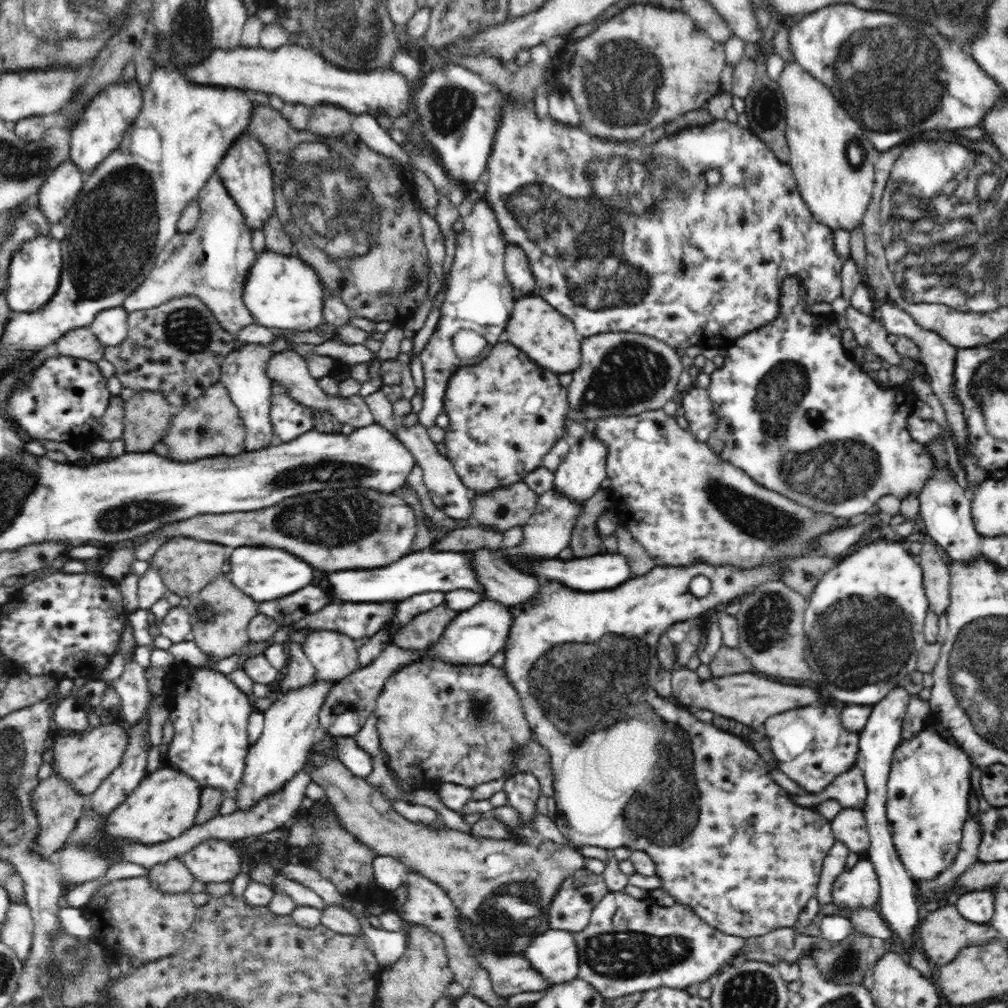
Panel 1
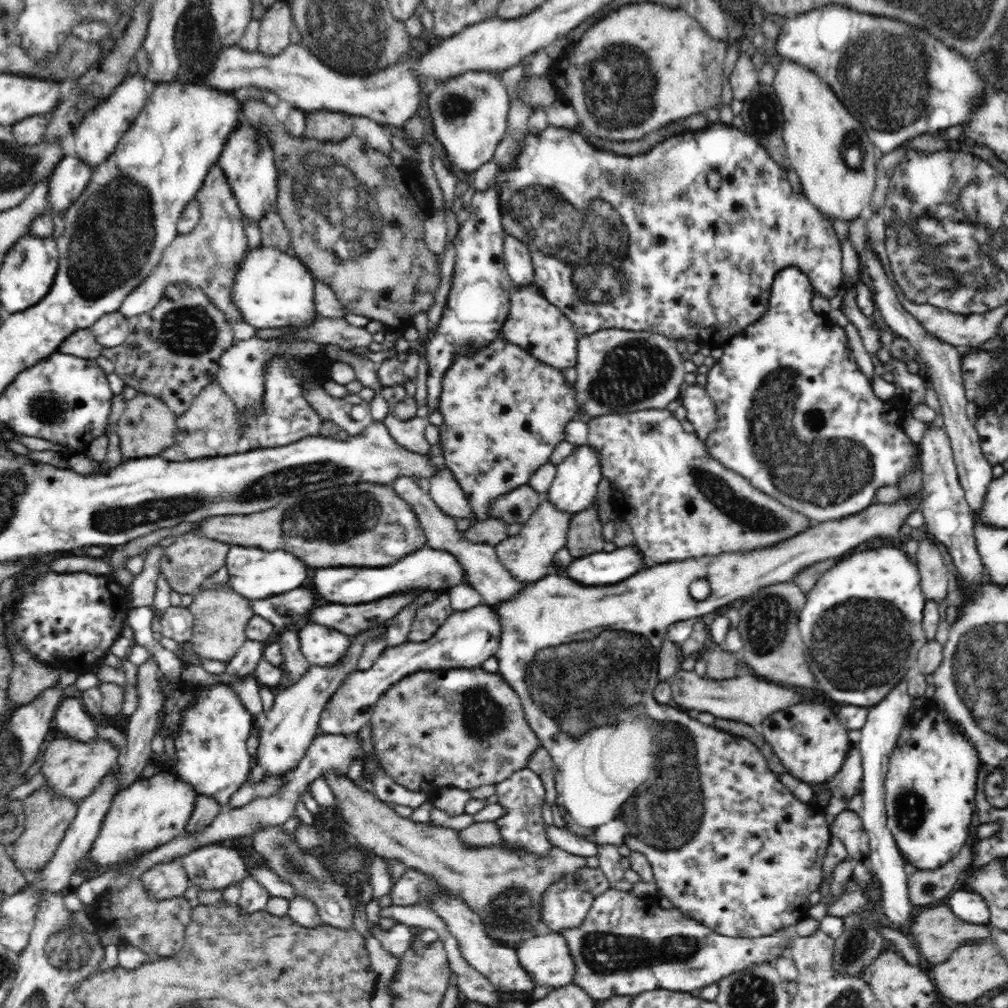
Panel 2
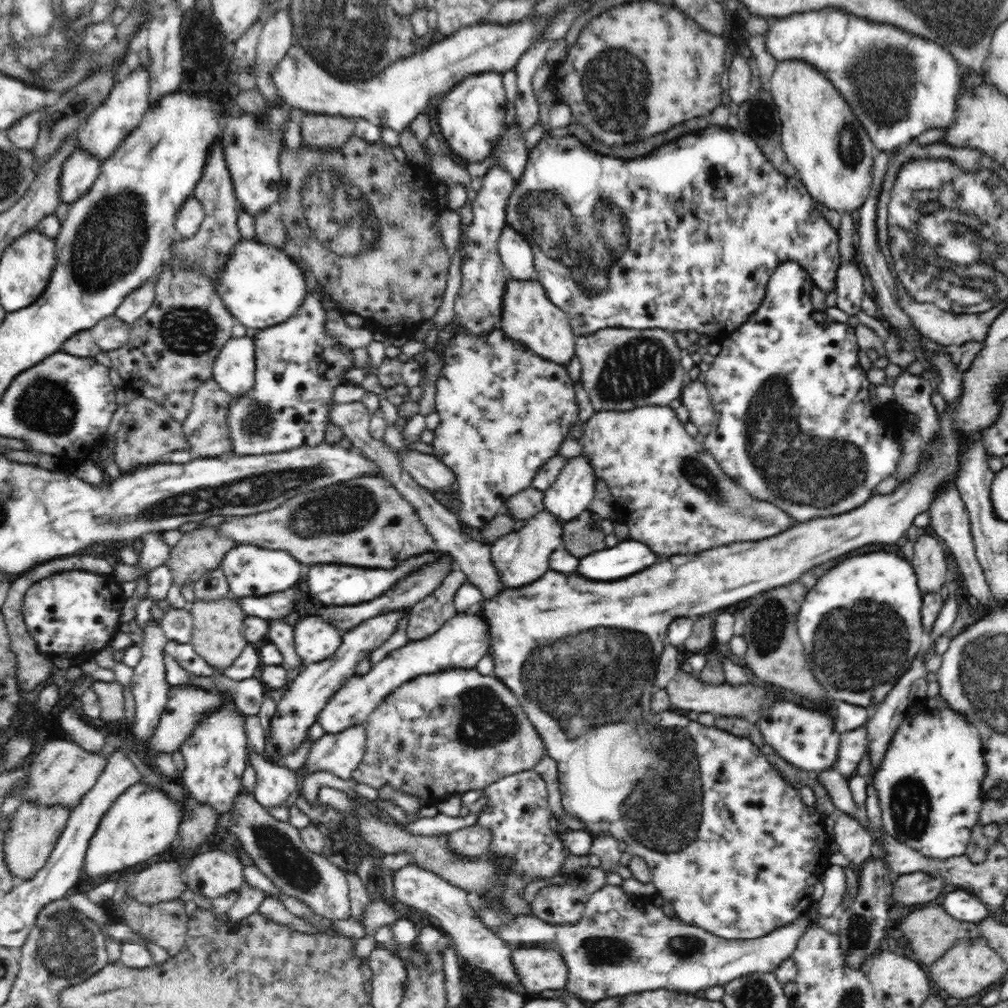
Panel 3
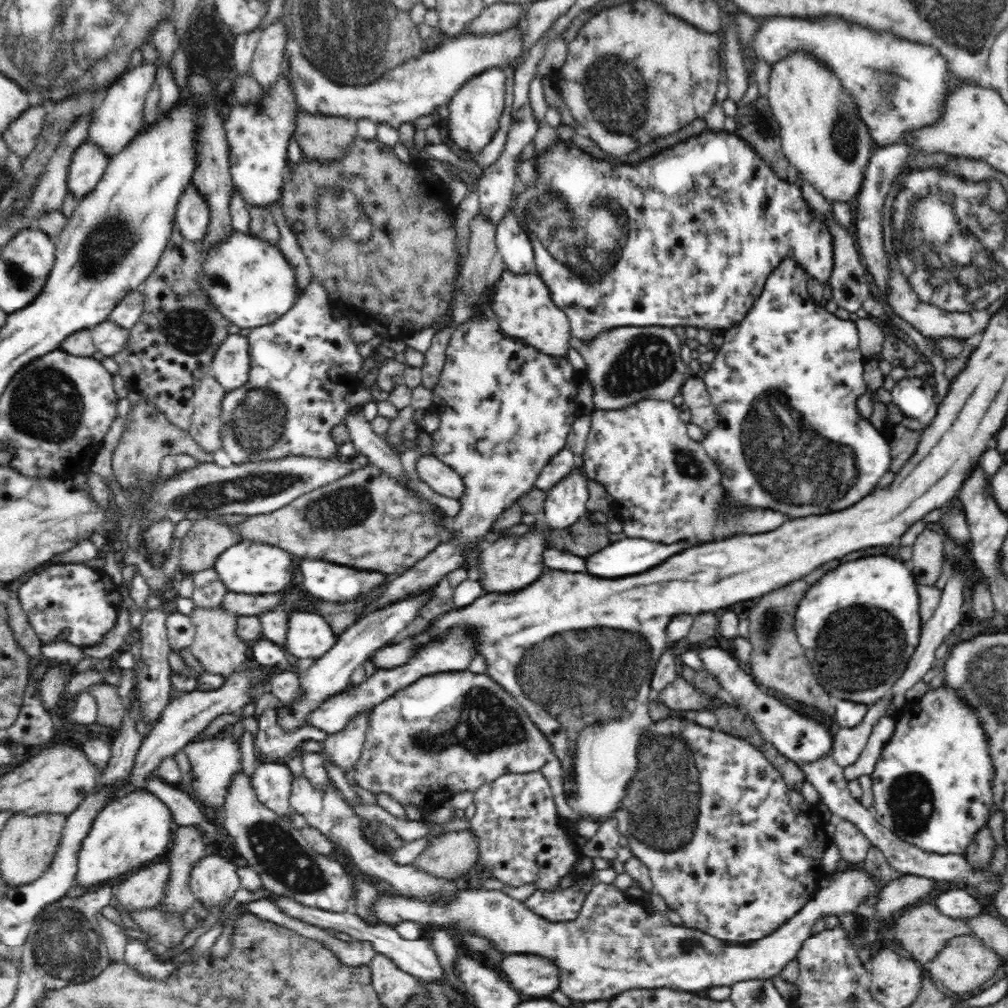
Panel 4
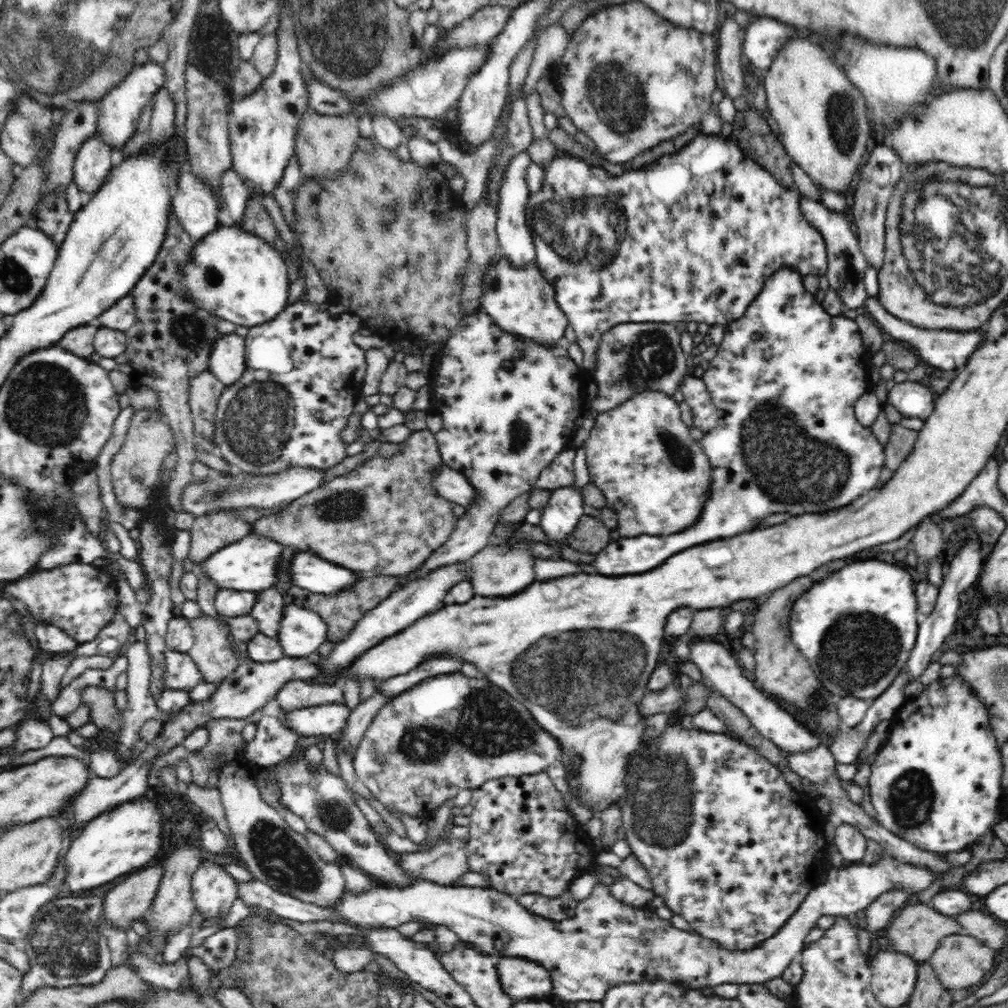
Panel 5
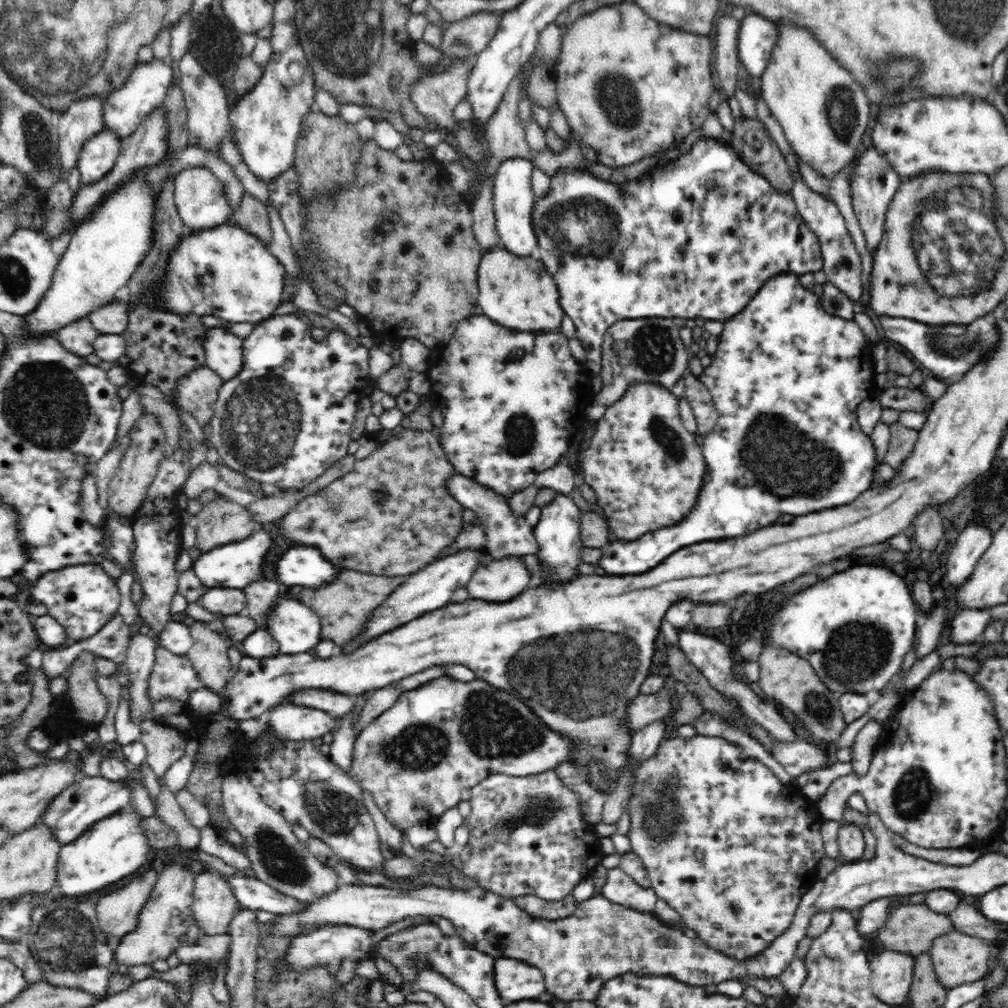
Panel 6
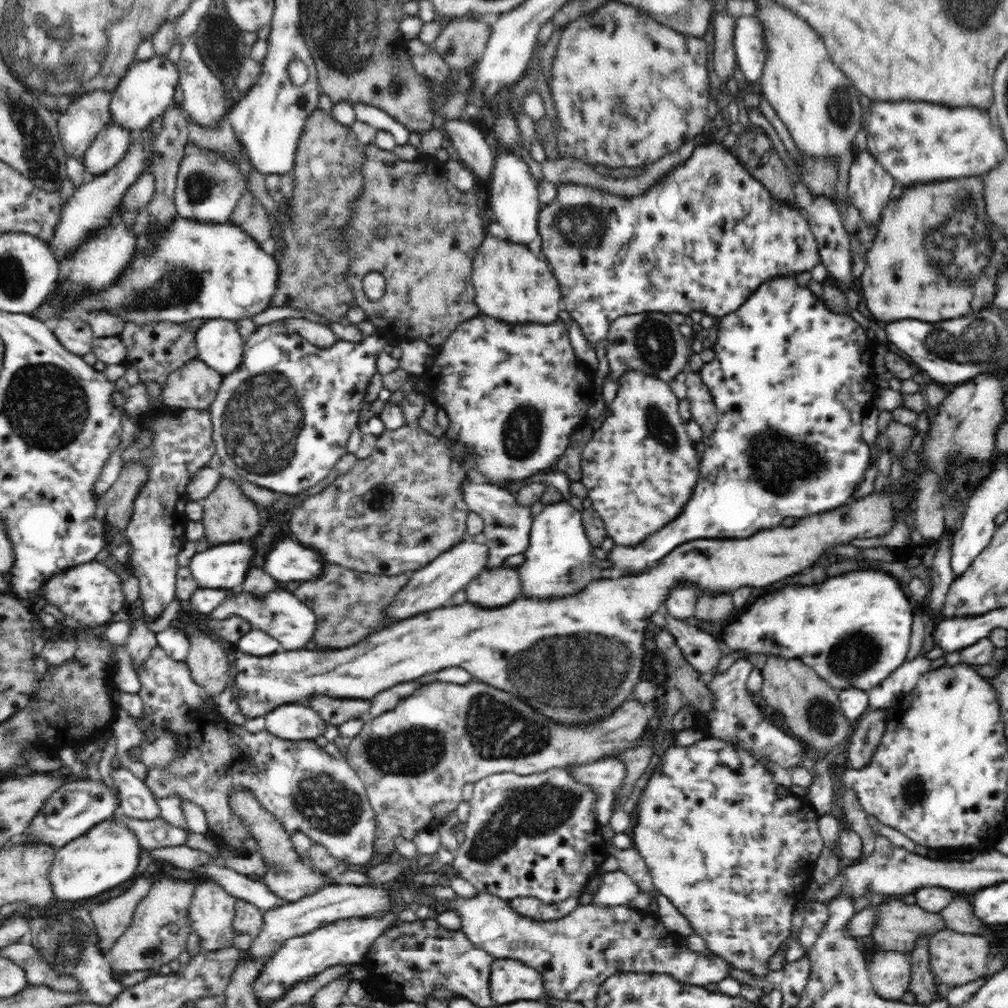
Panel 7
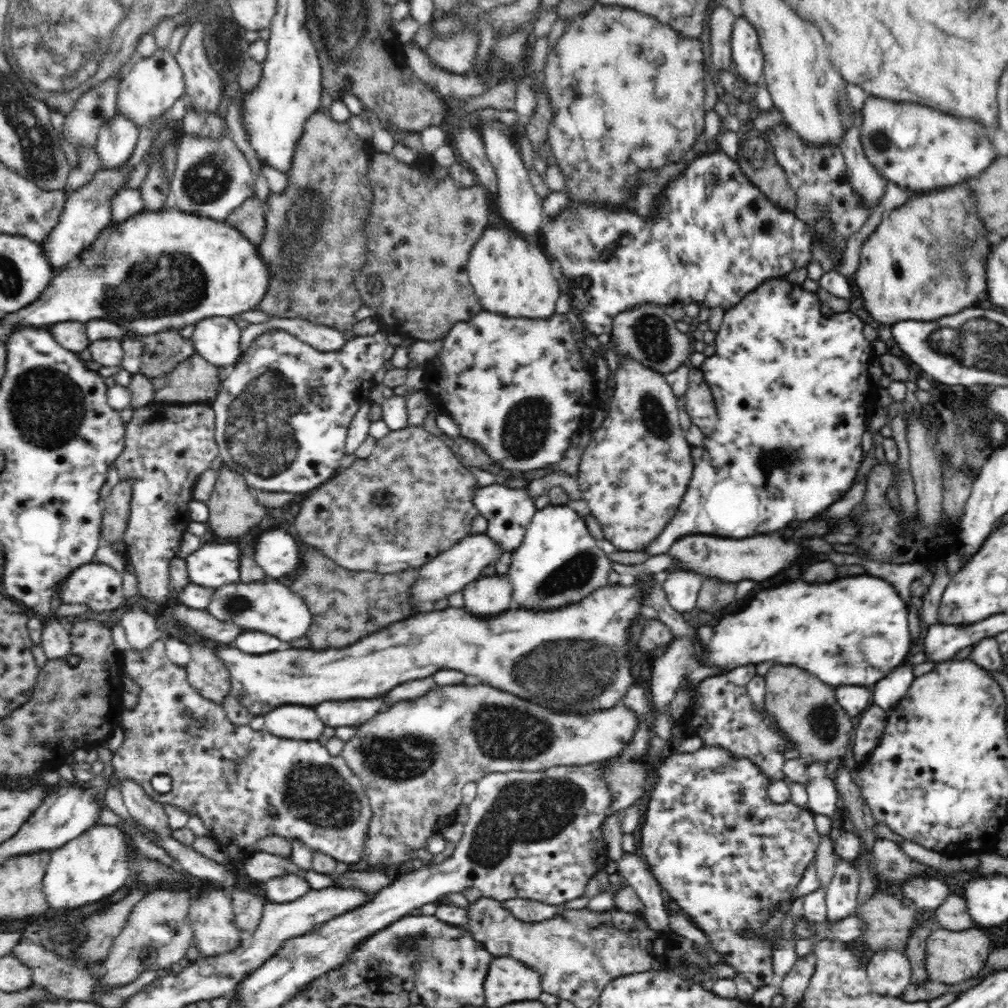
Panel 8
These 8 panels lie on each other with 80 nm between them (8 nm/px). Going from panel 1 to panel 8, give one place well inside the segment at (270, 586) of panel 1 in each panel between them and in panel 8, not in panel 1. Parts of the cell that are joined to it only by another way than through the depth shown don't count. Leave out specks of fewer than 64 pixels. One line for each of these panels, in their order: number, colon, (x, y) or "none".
2: (254, 573)
3: (251, 570)
4: (248, 567)
5: (251, 564)
6: (236, 565)
7: (225, 566)
8: (213, 565)

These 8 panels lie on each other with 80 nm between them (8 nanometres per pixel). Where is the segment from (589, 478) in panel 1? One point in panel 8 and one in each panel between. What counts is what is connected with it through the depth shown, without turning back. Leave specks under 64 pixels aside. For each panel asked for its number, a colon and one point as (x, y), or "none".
2: (575, 483)
3: (569, 495)
4: (566, 501)
5: (564, 508)
6: (557, 533)
7: (557, 563)
8: (558, 562)

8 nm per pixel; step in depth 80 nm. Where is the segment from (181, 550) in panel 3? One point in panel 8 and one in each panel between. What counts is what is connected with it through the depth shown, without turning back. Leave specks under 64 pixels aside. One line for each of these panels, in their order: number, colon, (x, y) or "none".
4: (206, 539)
5: (210, 532)
6: (219, 522)
7: (227, 517)
8: (232, 511)

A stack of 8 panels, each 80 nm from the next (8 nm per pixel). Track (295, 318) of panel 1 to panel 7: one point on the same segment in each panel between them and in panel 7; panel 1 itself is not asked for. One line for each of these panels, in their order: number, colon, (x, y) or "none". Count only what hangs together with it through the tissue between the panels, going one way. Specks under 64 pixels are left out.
2: (272, 289)
3: (261, 286)
4: (250, 281)
5: (239, 277)
6: (238, 274)
7: (198, 270)

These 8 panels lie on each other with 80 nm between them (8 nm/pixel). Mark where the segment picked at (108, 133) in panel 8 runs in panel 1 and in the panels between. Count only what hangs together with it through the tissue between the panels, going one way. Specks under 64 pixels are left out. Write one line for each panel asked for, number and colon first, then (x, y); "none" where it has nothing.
1: (58, 193)
2: (70, 177)
3: (79, 172)
4: (88, 164)
5: (93, 162)
6: (99, 155)
7: (106, 150)

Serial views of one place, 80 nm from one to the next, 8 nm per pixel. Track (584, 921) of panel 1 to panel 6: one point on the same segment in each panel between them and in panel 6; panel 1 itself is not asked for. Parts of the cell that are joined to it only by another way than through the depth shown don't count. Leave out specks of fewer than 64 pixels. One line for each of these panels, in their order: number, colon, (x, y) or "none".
2: (565, 904)
3: (557, 904)
4: (561, 905)
5: (562, 907)
6: (538, 908)

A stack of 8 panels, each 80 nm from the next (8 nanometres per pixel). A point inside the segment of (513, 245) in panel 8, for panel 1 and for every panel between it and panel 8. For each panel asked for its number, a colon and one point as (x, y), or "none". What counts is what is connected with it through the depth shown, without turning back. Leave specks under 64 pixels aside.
1: (549, 338)
2: (537, 326)
3: (528, 316)
4: (522, 303)
5: (521, 301)
6: (518, 293)
7: (511, 284)

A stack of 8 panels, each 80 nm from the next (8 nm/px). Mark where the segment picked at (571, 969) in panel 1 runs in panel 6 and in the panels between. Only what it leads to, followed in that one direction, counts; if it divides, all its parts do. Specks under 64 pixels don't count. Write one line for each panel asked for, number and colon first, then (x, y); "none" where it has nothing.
2: (546, 959)
3: (540, 969)
4: (530, 977)
5: (523, 980)
6: (515, 981)

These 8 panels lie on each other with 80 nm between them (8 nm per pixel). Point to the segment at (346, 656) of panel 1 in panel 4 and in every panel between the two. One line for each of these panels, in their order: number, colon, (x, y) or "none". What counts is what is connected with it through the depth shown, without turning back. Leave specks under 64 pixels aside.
2: (321, 646)
3: (315, 640)
4: (309, 637)

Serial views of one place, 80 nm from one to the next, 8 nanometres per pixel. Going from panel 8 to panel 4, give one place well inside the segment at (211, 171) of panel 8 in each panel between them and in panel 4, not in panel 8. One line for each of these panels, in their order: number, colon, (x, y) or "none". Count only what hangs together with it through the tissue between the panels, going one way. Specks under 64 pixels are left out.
4: (191, 218)
5: (196, 206)
6: (199, 197)
7: (209, 186)

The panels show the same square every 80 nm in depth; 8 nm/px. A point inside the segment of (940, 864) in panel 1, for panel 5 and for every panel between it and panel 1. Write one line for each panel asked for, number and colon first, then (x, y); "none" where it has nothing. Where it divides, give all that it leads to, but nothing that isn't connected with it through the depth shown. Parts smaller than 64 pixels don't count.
2: (930, 783)
3: (929, 784)
4: (931, 785)
5: (936, 783)

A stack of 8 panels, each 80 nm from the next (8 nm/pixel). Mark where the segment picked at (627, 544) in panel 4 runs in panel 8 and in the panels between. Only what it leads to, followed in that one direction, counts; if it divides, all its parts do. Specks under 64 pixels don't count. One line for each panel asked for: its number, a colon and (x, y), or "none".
5: (785, 379)
6: (785, 370)
7: (747, 470)
8: (791, 385)

